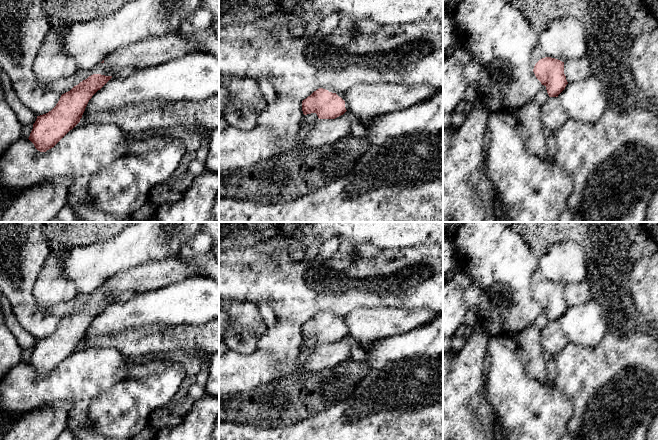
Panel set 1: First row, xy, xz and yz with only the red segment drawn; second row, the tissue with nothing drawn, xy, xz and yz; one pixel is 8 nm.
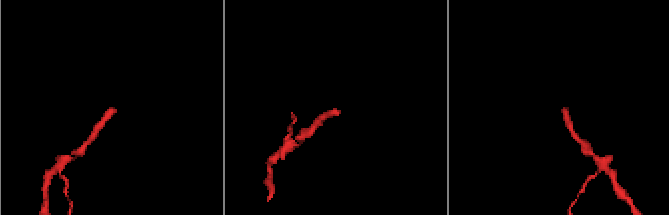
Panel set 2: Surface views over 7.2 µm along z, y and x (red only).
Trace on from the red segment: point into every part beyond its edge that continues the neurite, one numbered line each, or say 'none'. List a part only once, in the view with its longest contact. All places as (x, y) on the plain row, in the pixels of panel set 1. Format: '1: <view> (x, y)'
1: xz (330, 313)

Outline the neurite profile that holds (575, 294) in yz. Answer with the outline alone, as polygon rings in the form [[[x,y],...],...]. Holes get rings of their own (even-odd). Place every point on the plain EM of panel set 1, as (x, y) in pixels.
[[[585,281],[569,284],[564,287],[564,298],[568,307],[584,304],[591,299],[590,287]]]

